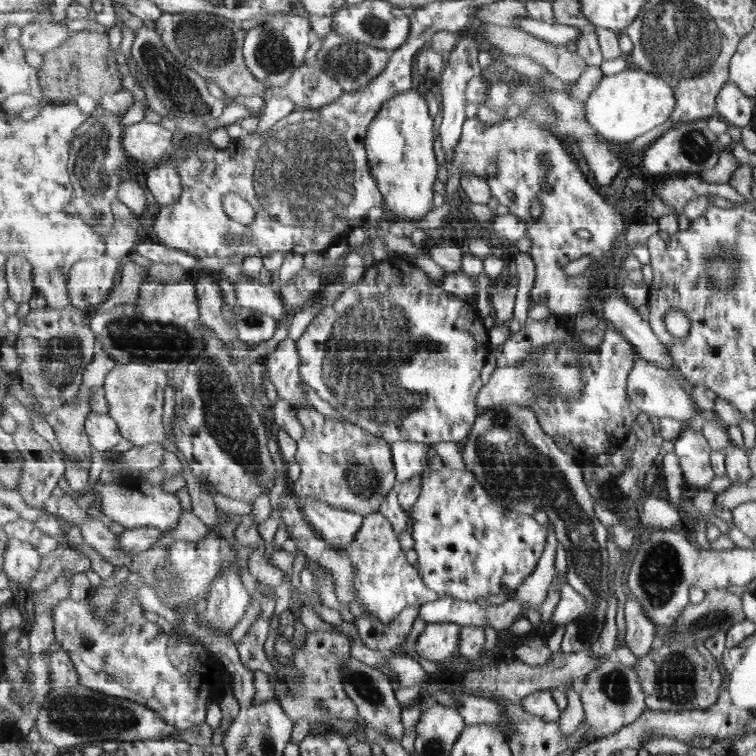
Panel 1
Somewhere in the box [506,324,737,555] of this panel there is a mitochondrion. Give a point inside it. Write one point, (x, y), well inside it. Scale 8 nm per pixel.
(619, 499)

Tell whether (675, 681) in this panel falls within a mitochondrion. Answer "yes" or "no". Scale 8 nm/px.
yes

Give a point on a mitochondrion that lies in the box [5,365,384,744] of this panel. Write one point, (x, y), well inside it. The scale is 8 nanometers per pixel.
(69, 712)

